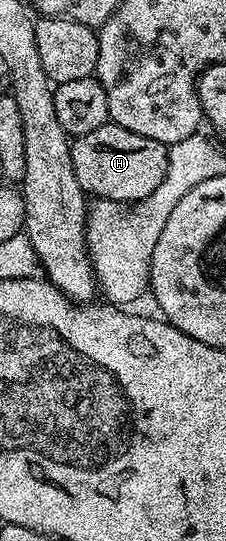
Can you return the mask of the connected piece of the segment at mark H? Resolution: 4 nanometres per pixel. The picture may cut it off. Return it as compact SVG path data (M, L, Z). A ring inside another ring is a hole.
M109 121L94 129L94 133L75 136L71 145L74 177L78 177L78 185L83 189L85 196L131 205L150 197L166 177L169 148L150 137L142 137L130 129L122 129L122 125L117 123Z

